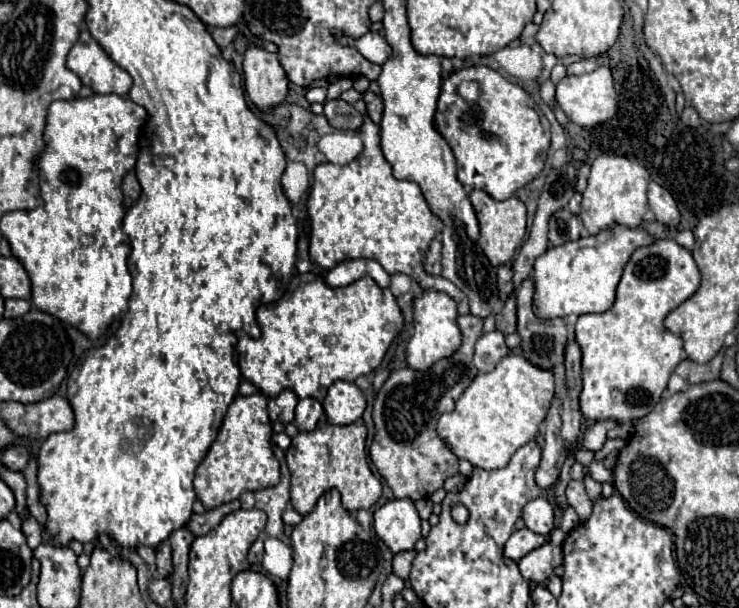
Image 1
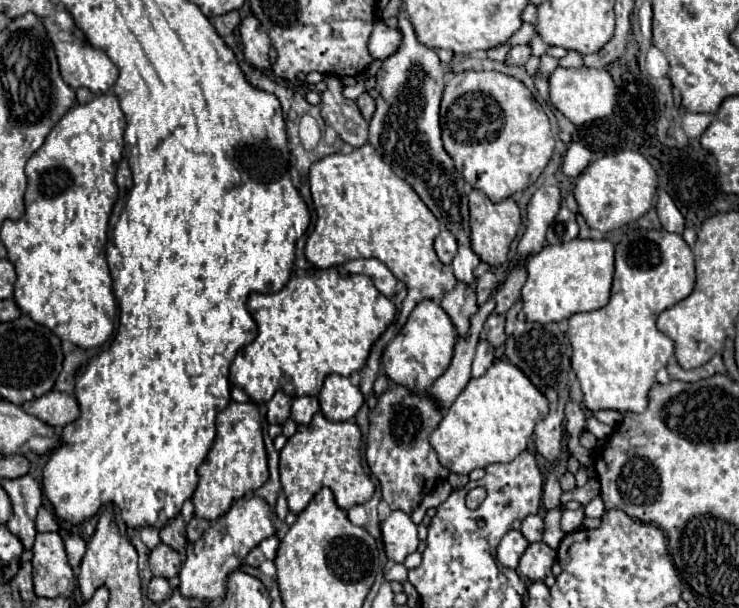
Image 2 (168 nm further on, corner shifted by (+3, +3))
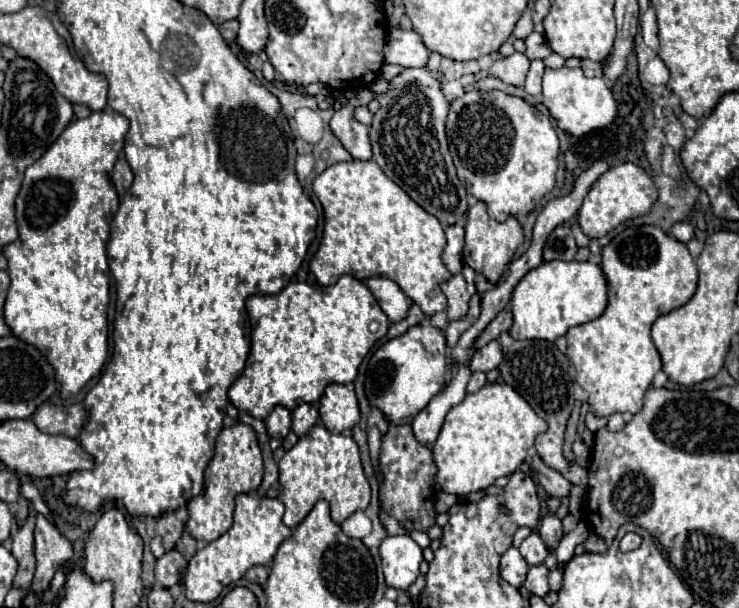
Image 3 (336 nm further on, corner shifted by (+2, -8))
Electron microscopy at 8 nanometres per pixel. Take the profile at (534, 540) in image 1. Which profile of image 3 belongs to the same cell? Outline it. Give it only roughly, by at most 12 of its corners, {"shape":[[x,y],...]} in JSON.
{"shape":[[515,547],[501,557],[501,577],[519,589],[527,577],[525,559]]}

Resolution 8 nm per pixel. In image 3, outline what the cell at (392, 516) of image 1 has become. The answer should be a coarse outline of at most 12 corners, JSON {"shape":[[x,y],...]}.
{"shape":[[409,535],[381,543],[387,587],[405,591],[419,577],[421,547]]}

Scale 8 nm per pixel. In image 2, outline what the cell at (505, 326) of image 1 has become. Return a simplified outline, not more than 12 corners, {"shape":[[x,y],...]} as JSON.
{"shape":[[492,314],[482,338],[494,348],[506,340],[504,314]]}

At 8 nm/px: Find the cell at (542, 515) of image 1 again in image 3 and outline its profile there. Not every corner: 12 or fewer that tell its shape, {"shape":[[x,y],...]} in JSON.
{"shape":[[537,533],[521,543],[519,551],[529,567],[543,563],[547,549]]}

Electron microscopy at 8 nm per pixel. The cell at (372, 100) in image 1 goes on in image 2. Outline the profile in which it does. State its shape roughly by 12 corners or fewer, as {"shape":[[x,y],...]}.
{"shape":[[368,92],[356,100],[364,120],[372,118],[376,102]]}

